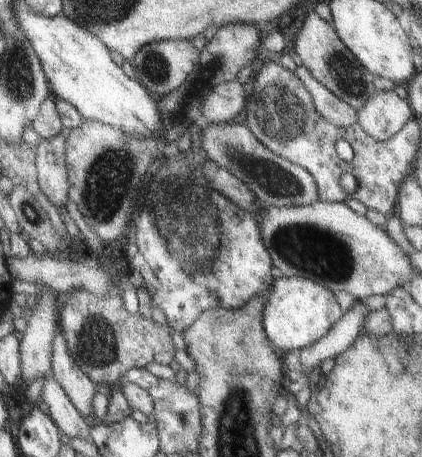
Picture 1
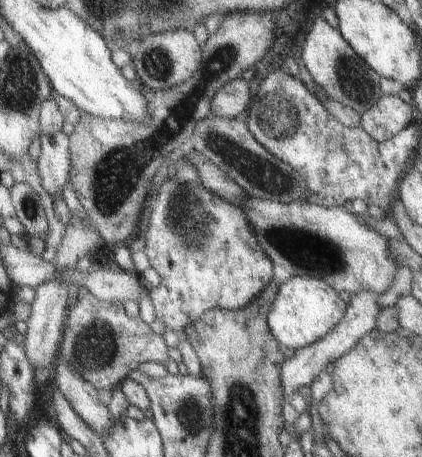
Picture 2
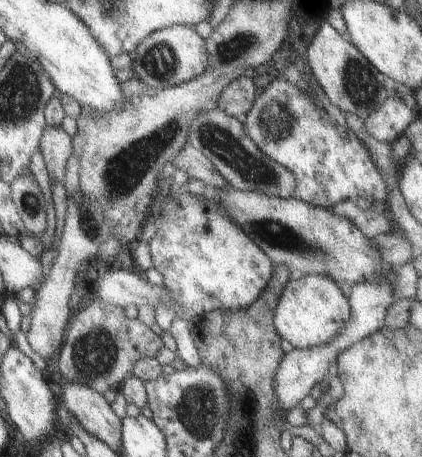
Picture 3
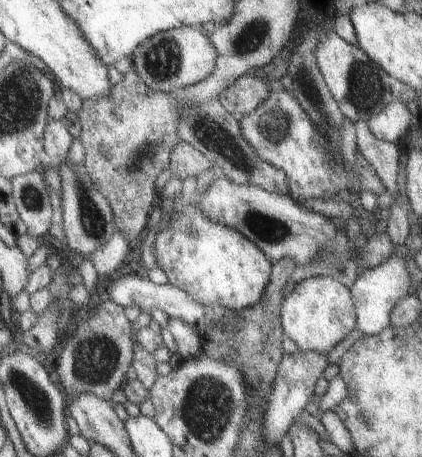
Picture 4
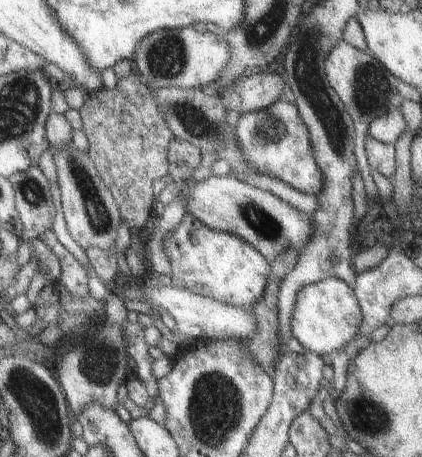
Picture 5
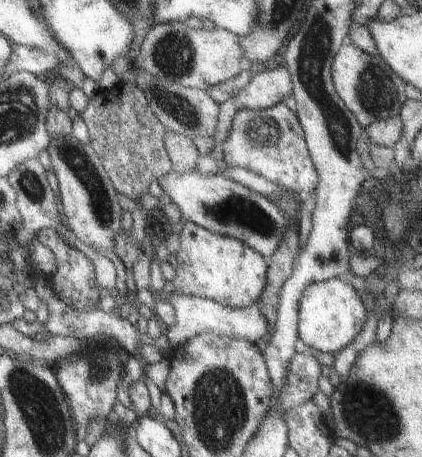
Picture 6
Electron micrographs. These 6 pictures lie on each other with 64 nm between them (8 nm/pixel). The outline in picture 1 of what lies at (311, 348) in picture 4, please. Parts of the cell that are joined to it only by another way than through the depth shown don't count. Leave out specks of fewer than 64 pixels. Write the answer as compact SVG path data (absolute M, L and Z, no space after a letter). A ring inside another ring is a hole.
M281 278L267 290L267 304L263 306L263 330L273 348L285 352L303 350L325 336L339 320L343 312L335 302L335 296L313 280L307 278Z

